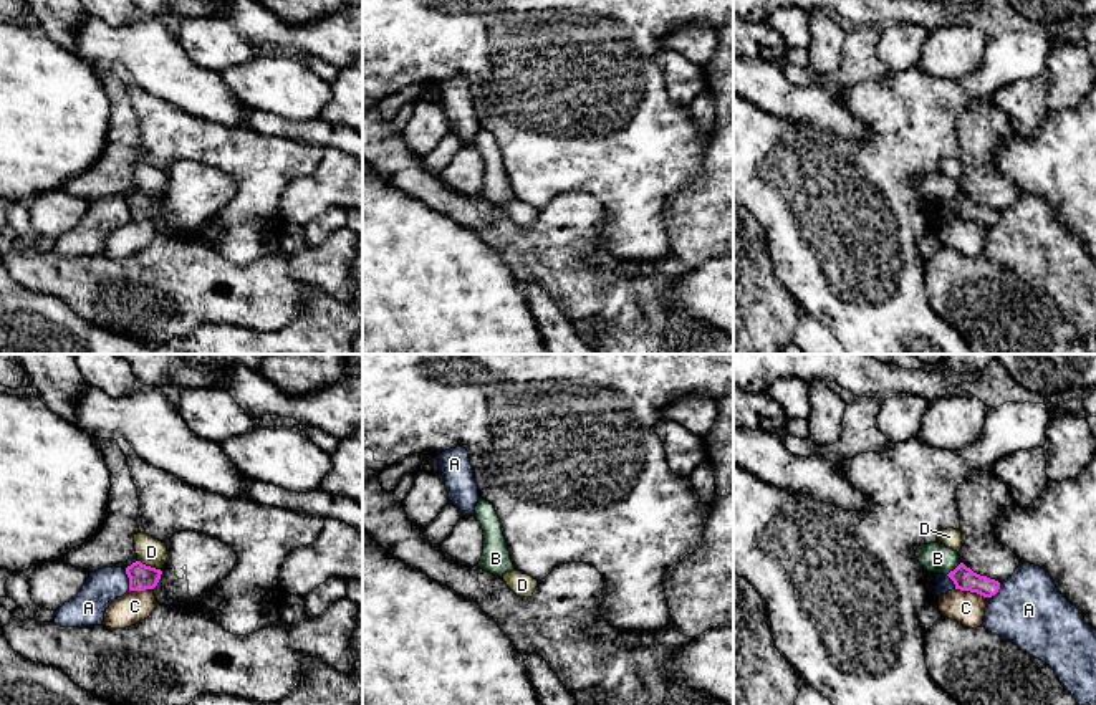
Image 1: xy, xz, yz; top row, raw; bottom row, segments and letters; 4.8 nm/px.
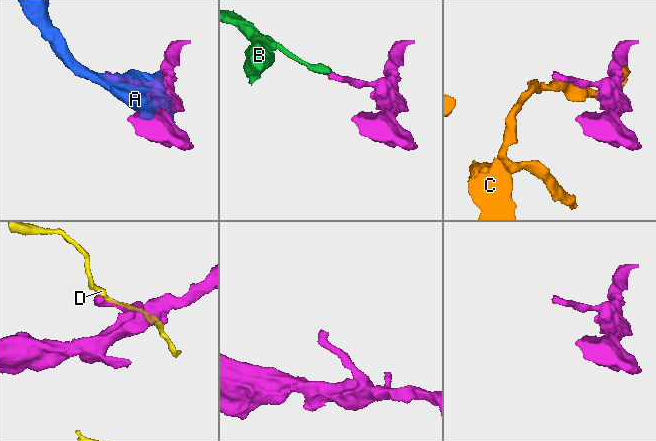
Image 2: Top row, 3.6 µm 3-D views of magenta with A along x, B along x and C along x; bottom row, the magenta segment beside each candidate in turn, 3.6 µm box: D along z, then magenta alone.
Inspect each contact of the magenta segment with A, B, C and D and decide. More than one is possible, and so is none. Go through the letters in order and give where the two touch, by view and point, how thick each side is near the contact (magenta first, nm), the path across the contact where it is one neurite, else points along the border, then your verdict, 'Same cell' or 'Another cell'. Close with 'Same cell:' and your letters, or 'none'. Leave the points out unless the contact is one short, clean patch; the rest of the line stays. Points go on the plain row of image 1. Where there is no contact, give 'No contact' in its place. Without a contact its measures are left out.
A: Touches magenta at xy (129, 209). Thickness 120 nm (magenta) against 170 nm. Another cell
B: Touches magenta at yz (956, 197). Thickness 110 nm (magenta) against 140 nm. Boundary: yz (961, 192), (947, 204). Another cell
C: Touches magenta at yz (971, 220). Thickness 110 nm (magenta) against 160 nm. Another cell
D: Touches magenta at xy (149, 196). Thickness 120 nm (magenta) against 140 nm. Another cell
Same cell: none

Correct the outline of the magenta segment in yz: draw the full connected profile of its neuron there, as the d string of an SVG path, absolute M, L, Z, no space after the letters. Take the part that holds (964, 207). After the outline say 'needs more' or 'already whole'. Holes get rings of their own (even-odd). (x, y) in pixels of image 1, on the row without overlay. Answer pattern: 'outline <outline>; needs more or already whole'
outline M960 192L947 205L954 210L955 218L977 222L977 223L980 223L983 227L992 227L1000 218L998 210L973 202L964 192Z; already whole

